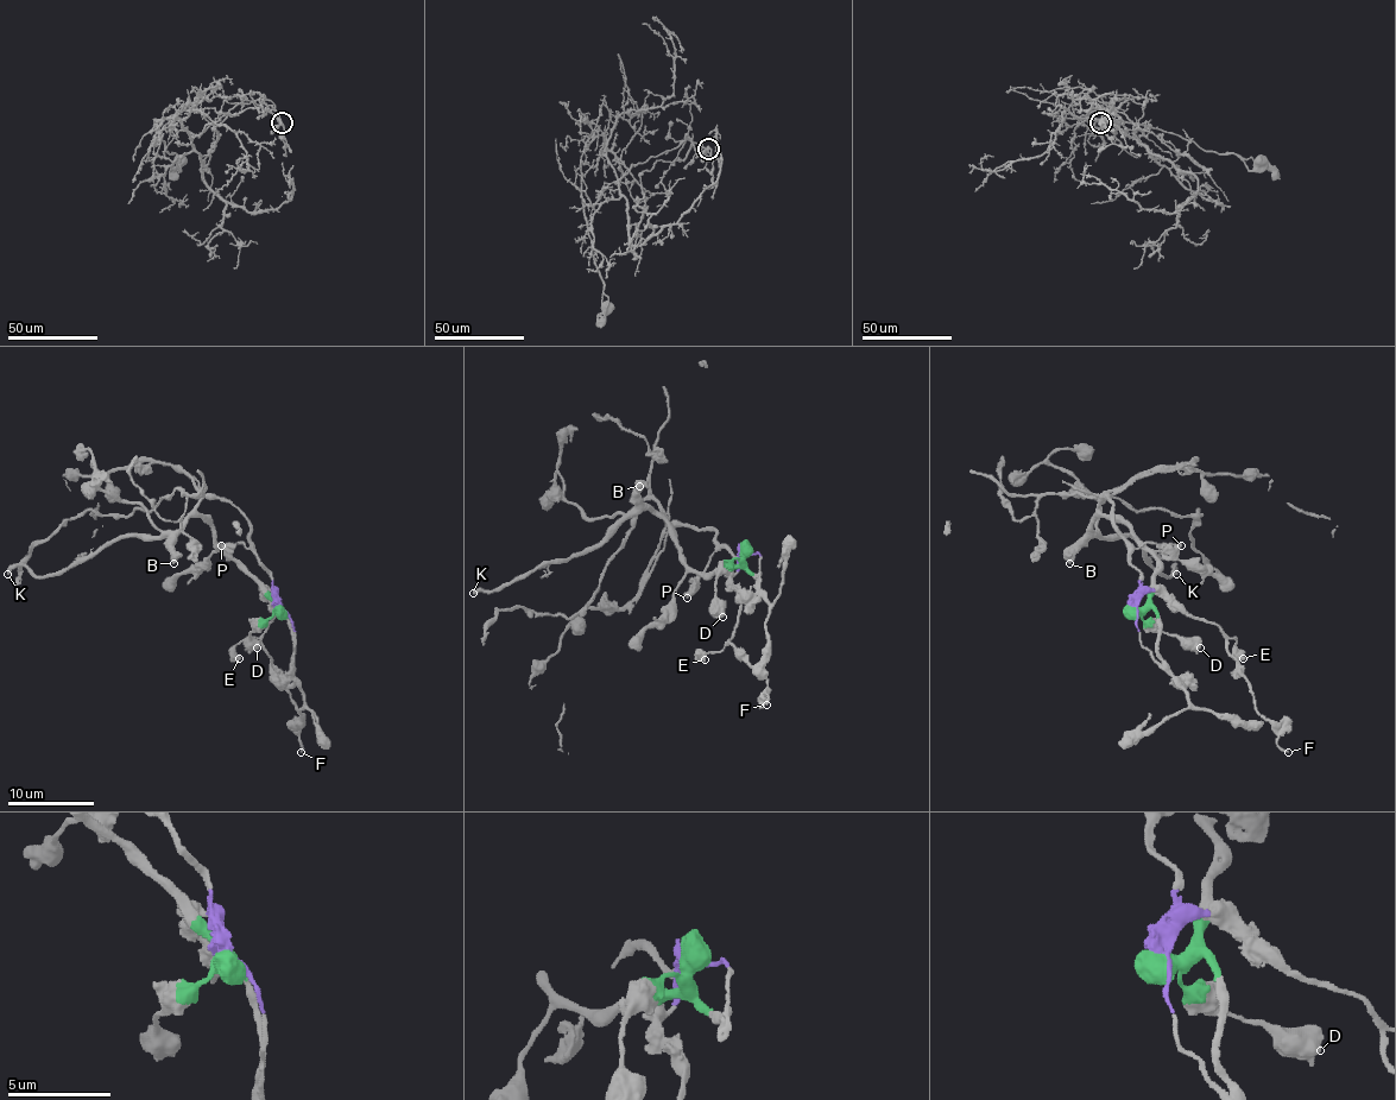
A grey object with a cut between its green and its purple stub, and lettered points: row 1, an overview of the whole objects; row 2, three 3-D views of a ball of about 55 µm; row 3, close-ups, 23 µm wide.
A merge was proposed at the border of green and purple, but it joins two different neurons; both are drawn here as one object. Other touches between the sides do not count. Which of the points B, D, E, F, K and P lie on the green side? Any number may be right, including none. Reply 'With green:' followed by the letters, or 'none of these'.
With green: B, D, K

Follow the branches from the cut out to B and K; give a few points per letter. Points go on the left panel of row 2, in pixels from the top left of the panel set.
B: (280, 608), (218, 547), (216, 531), (206, 520), (190, 516), (172, 544), (172, 563)
K: (280, 608), (218, 547), (216, 531), (193, 516), (177, 531), (106, 542), (50, 574), (24, 566), (7, 574)

